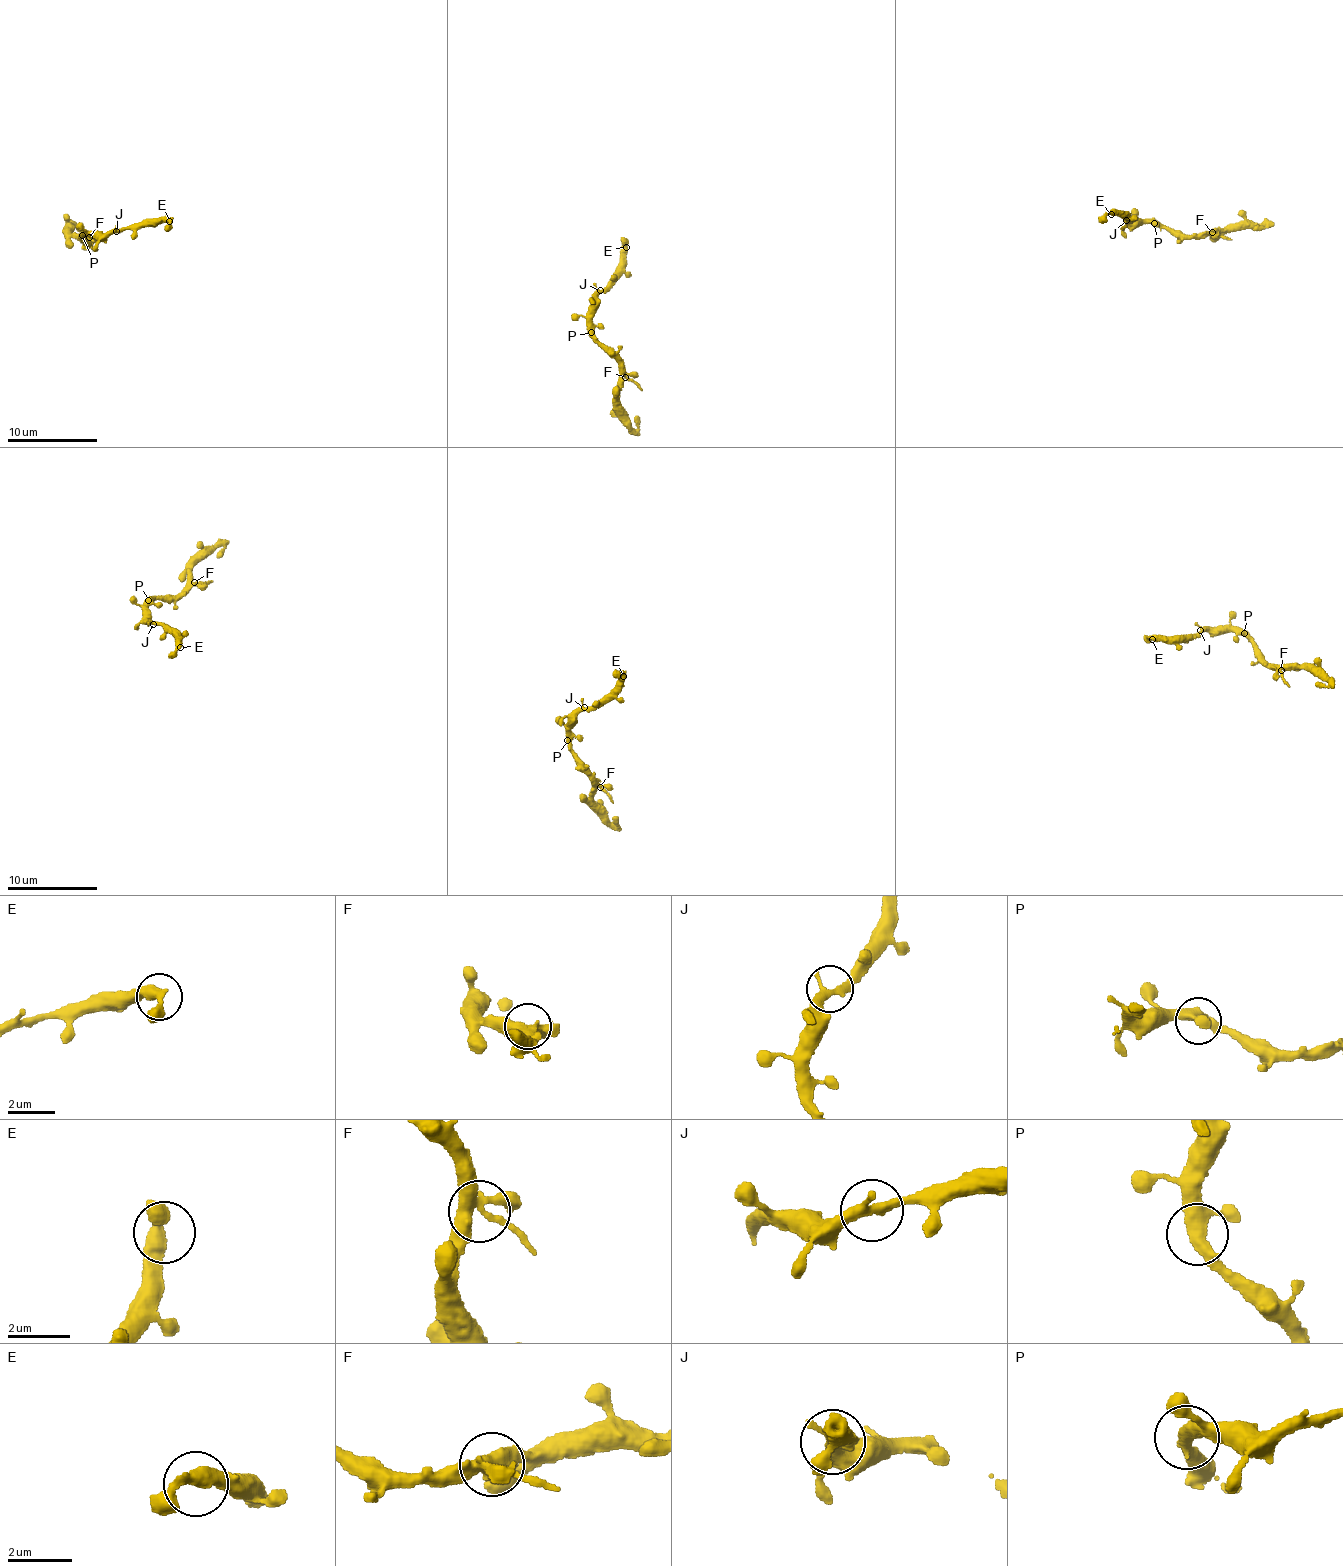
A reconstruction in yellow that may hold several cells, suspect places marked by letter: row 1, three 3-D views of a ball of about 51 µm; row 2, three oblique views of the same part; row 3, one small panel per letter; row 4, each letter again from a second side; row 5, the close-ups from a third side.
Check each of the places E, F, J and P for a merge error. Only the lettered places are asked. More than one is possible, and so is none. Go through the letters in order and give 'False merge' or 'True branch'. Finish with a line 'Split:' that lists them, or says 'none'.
E: True branch
F: True branch
J: True branch
P: True branch
Split: none

